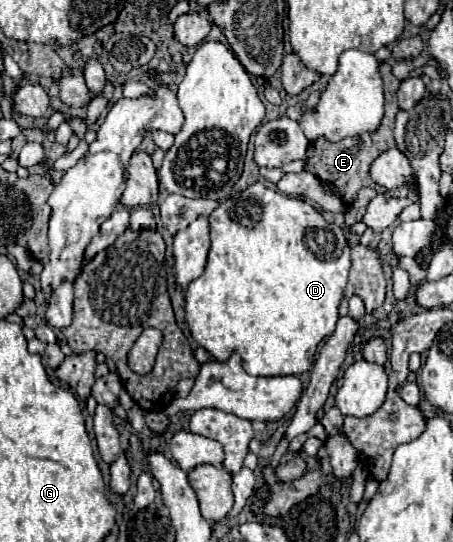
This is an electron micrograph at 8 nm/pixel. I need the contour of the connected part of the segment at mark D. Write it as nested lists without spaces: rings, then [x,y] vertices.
[[[254,182],[240,194],[224,200],[218,204],[218,208],[210,214],[210,252],[208,252],[208,264],[196,280],[192,280],[186,288],[186,324],[190,328],[192,338],[208,350],[208,354],[216,360],[228,360],[230,354],[236,350],[242,356],[244,370],[248,374],[258,376],[280,376],[280,374],[302,374],[312,368],[316,346],[322,338],[330,336],[336,328],[338,320],[338,304],[342,300],[342,292],[348,282],[348,270],[350,270],[350,246],[346,242],[346,236],[340,226],[334,226],[324,220],[324,216],[306,200],[286,196],[274,188],[264,186],[262,182]]]

